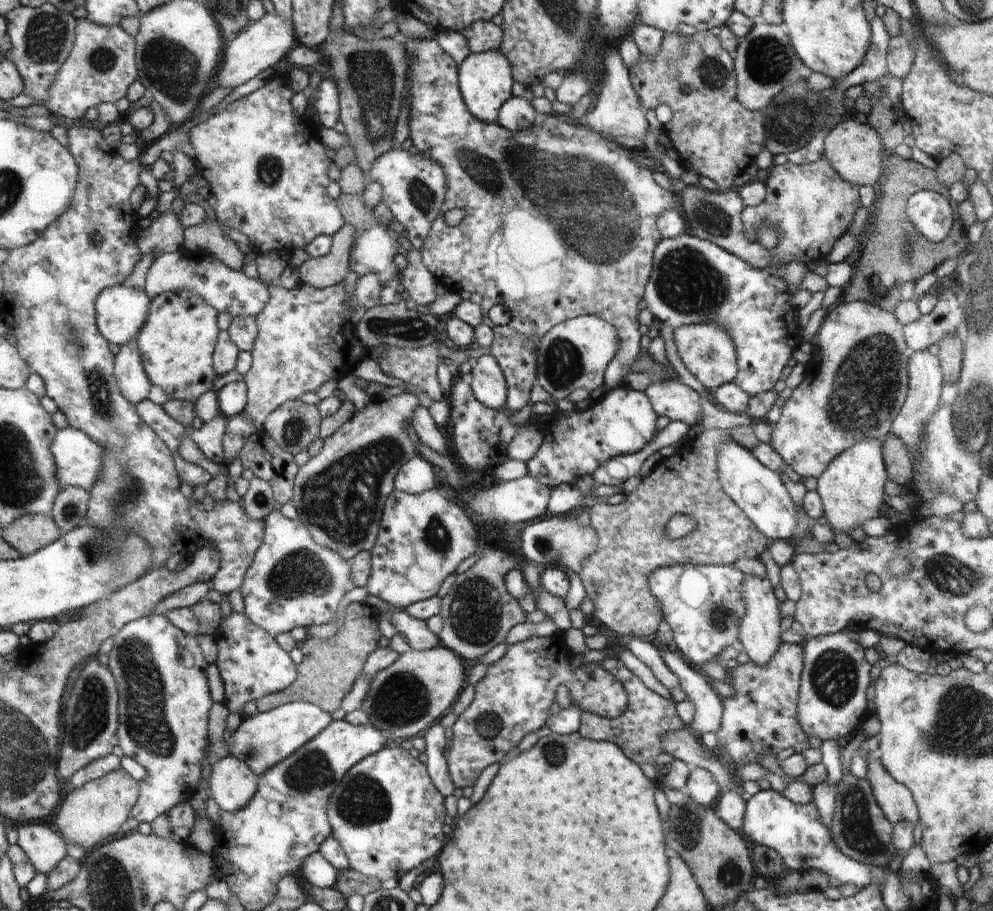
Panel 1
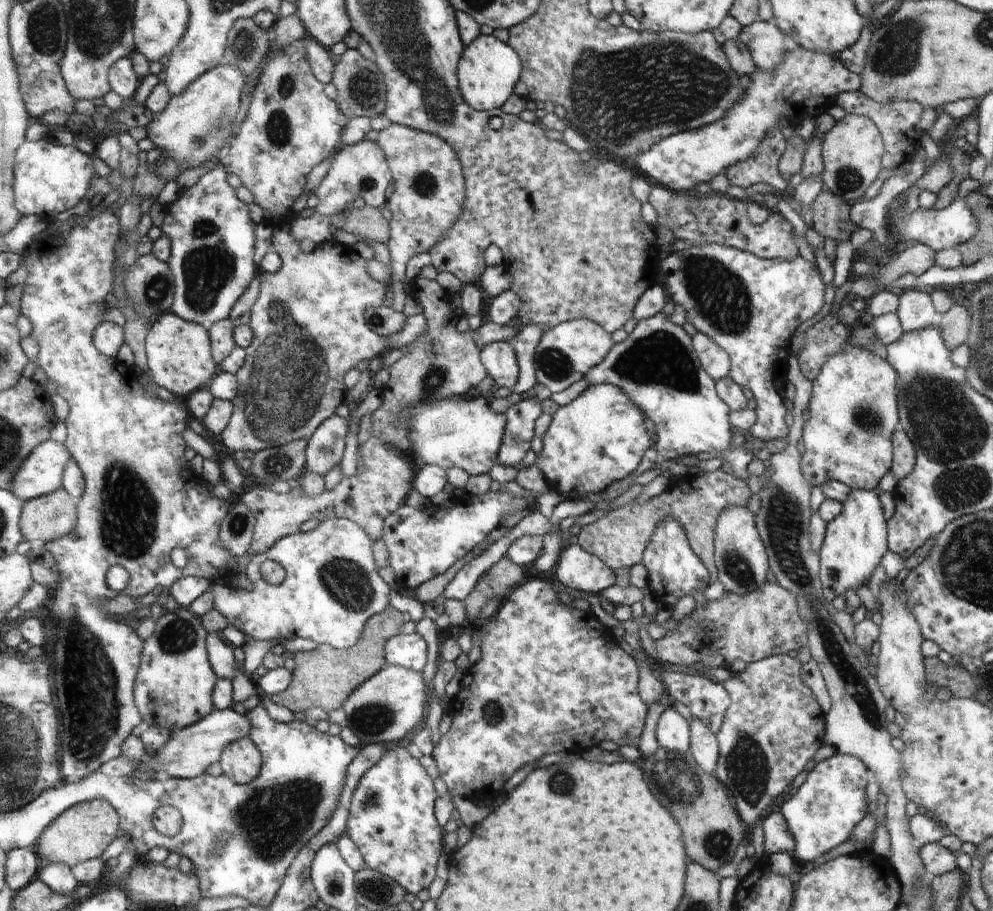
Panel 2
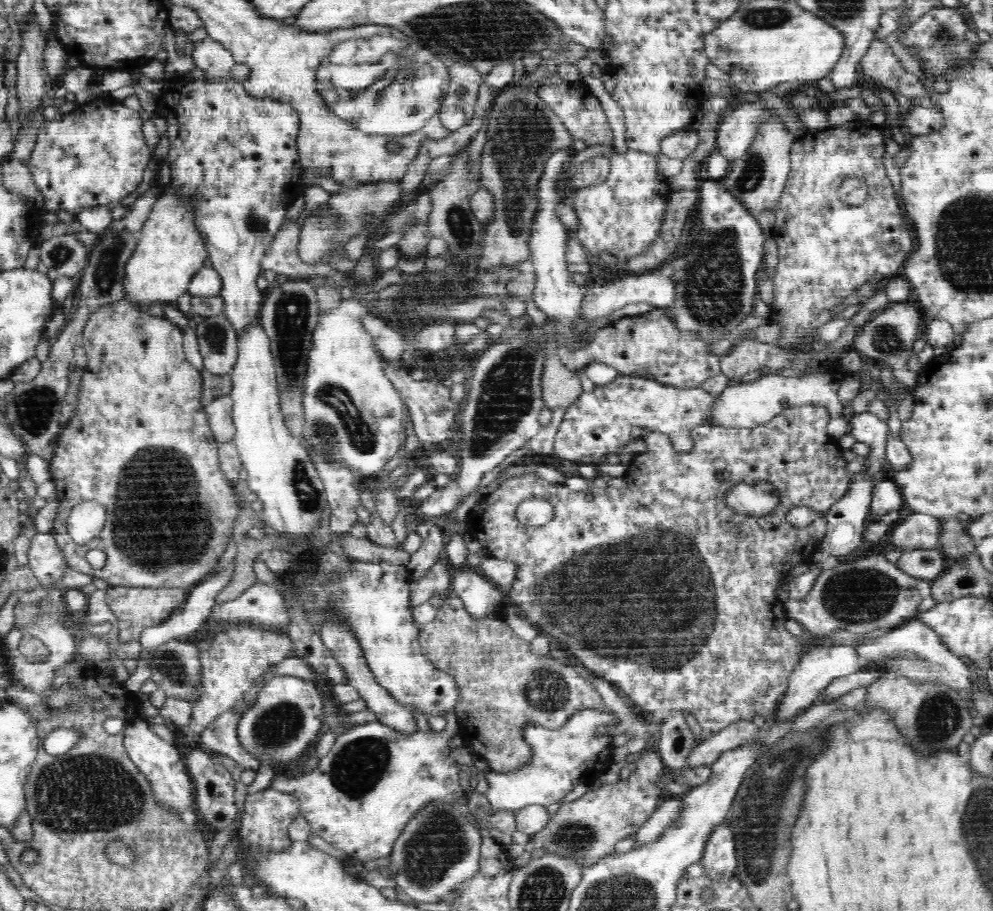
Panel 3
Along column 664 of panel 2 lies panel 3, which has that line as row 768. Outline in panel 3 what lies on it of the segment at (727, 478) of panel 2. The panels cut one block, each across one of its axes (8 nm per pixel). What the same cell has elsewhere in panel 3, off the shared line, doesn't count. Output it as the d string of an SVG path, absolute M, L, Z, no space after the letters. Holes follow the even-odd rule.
M450 591L444 597L444 604L437 609L436 618L432 619L432 622L425 623L424 625L425 627L419 632L418 636L423 655L434 666L442 671L446 671L448 674L452 675L452 678L455 678L456 684L459 686L459 702L456 705L455 715L457 716L457 724L460 726L460 736L462 737L465 746L472 749L474 756L486 758L490 771L507 773L519 769L521 766L524 766L531 761L531 746L528 746L527 740L524 739L524 728L526 728L528 724L542 725L549 730L557 730L568 721L574 713L578 713L579 710L596 709L600 711L609 711L607 710L607 706L602 700L602 697L600 697L600 694L596 691L592 683L584 679L581 672L574 668L570 668L570 666L560 664L560 662L558 662L559 659L555 659L550 654L542 656L533 653L532 649L530 649L530 642L520 640L520 638L510 630L510 626L506 624L504 613L502 614L502 612L499 612L498 610L492 611L491 615L486 615L483 619L474 619L474 617L466 611L464 602L455 593Z

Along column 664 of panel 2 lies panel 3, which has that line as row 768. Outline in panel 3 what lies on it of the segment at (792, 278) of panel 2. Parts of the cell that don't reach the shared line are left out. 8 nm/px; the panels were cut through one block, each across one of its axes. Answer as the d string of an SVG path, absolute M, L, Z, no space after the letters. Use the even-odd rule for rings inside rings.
M288 673L286 675L280 675L271 677L266 680L266 685L258 694L258 700L251 706L247 712L242 714L239 720L238 729L238 741L240 741L241 747L256 760L256 774L255 779L250 786L247 786L248 793L260 792L271 786L272 778L278 774L278 772L284 772L286 768L292 766L297 761L302 760L306 755L308 746L312 746L315 743L318 736L322 736L322 727L324 723L323 698L321 697L322 691L314 683L310 683L303 678L298 678L294 673ZM272 764L276 766L283 766L284 770L273 770Z

